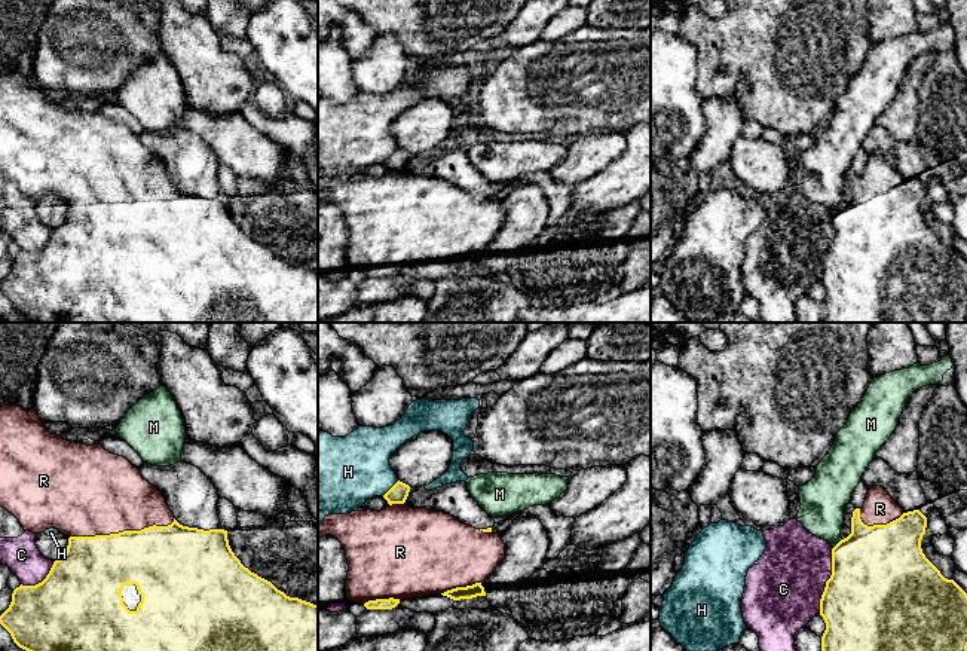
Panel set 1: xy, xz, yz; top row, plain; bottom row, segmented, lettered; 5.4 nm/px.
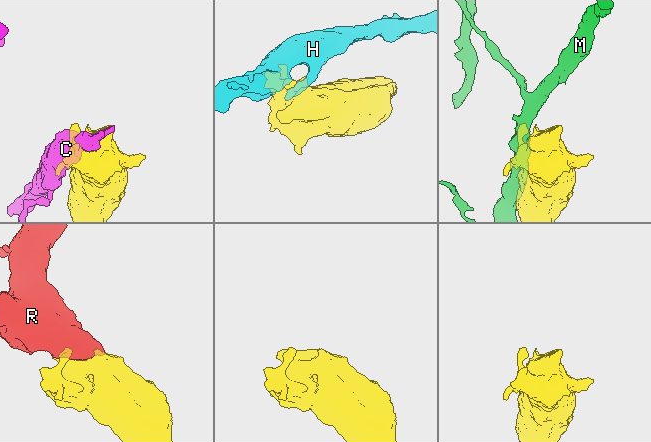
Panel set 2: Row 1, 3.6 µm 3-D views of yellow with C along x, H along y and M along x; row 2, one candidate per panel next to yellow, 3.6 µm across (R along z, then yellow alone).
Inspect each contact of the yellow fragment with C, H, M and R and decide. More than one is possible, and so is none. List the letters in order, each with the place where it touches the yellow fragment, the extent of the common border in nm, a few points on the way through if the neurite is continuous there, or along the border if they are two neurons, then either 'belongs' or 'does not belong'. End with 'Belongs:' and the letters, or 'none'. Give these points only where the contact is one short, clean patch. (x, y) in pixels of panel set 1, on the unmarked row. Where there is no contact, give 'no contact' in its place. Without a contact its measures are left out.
C: meets yellow in yz at (828, 247); contact 360 nm long; does not belong
H: meets yellow in xz at (391, 155); contact 130 nm long; does not belong
M: meets yellow in yz at (838, 210); contact 70 nm long; does not belong
R: meets yellow in xy at (124, 198); contact 600 nm long; belongs
Belongs: R

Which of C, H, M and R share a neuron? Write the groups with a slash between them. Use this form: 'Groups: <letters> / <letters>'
Groups: C / H / M / R

